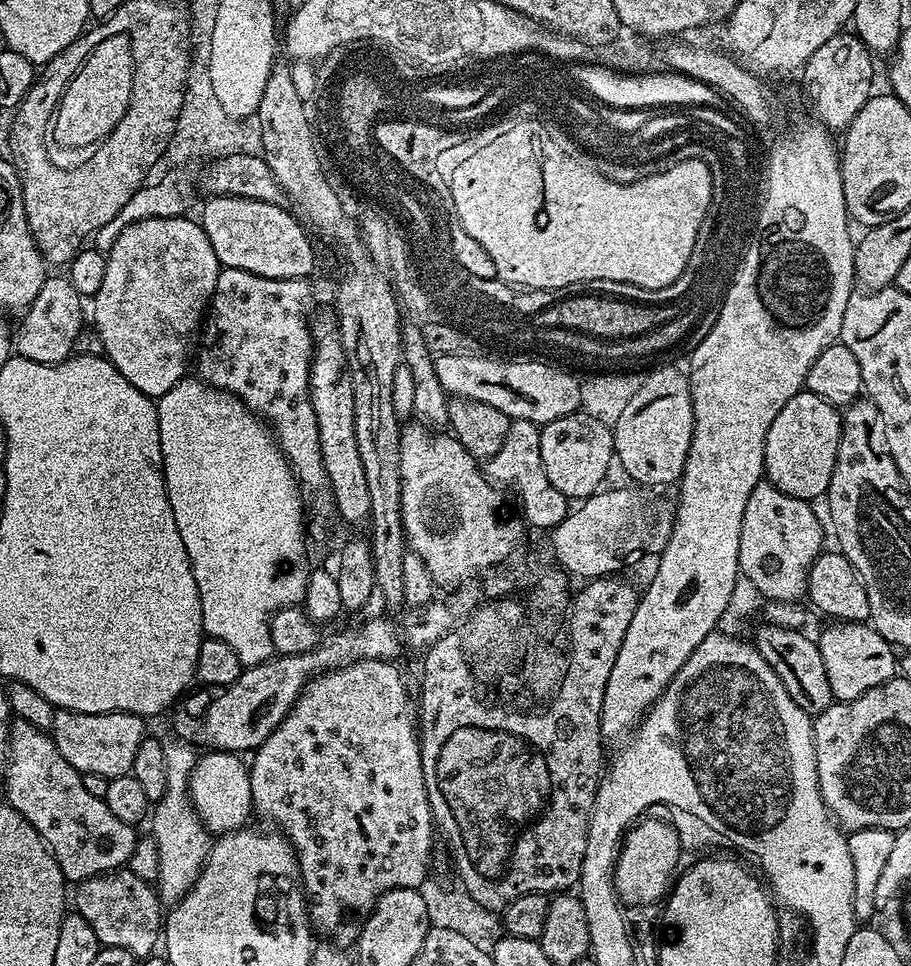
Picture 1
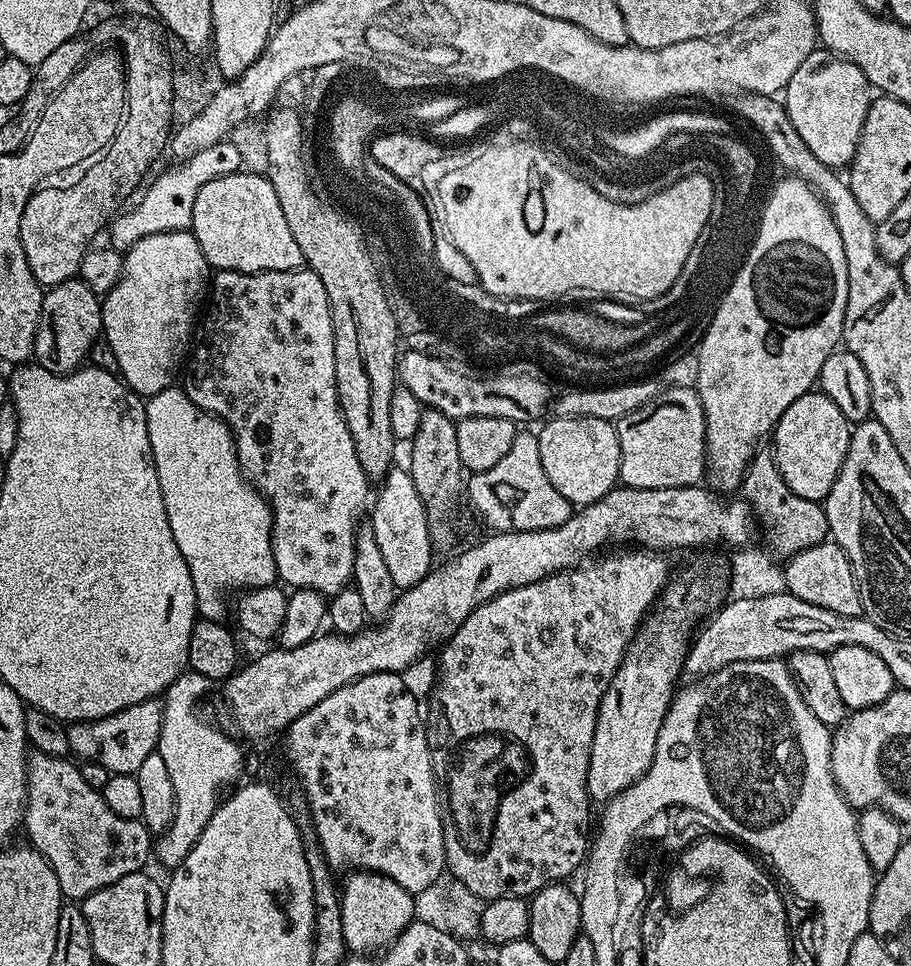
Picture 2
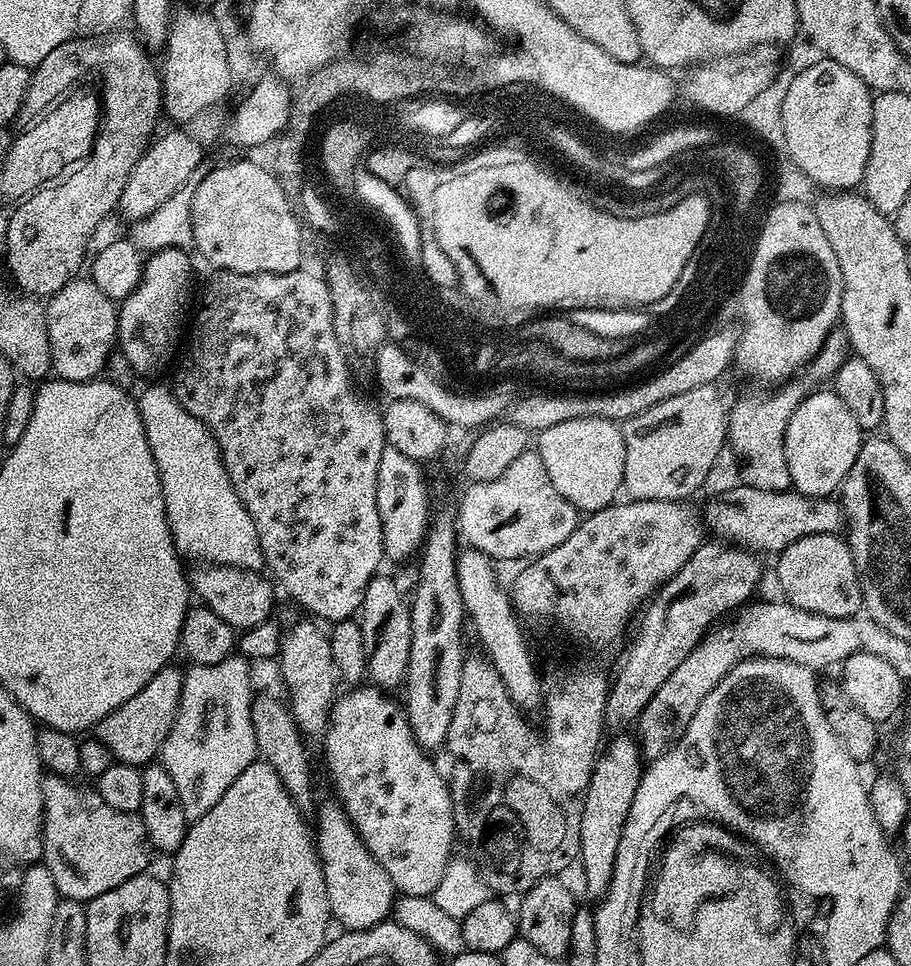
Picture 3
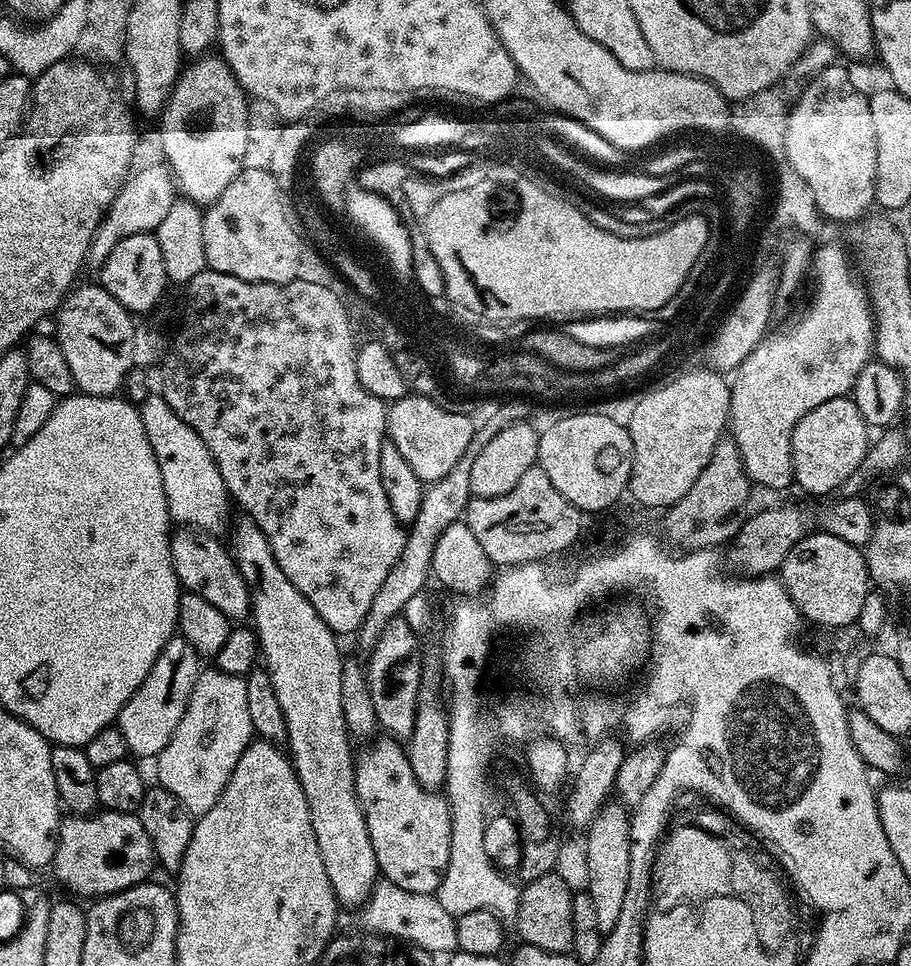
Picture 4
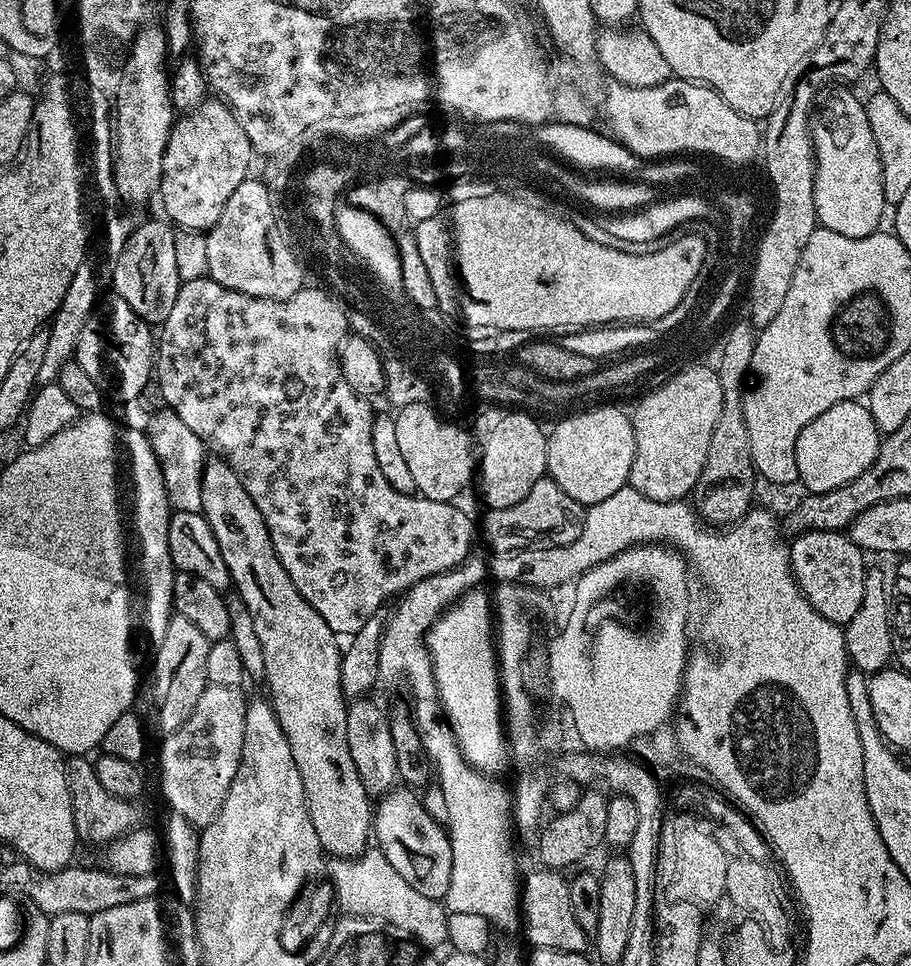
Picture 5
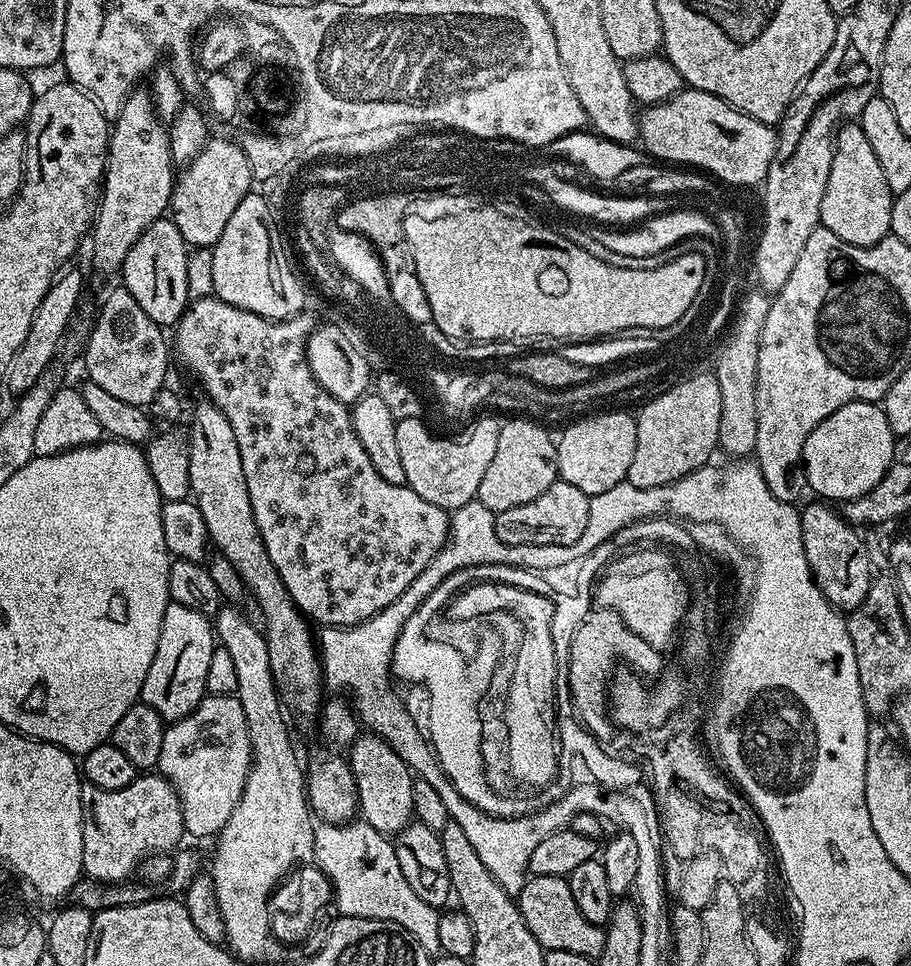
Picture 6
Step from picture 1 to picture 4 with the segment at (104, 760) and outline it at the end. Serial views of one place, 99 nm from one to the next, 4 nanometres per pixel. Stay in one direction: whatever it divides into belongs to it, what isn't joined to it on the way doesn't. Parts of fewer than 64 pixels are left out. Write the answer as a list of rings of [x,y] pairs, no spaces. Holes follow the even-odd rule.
[[[174,634],[170,637],[162,654],[158,654],[150,674],[144,679],[142,686],[138,686],[130,702],[122,706],[118,717],[122,738],[126,738],[126,746],[133,757],[155,758],[168,745],[174,730],[178,730],[178,722],[182,722],[182,714],[186,714],[194,682],[200,677],[201,671],[202,658],[194,650],[194,646],[182,635]]]

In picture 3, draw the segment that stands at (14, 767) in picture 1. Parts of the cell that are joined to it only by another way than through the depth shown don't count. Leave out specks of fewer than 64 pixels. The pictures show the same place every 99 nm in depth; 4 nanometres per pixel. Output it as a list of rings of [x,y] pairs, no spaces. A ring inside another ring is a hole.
[[[47,775],[43,782],[44,822],[41,836],[43,838],[42,857],[46,868],[54,878],[55,888],[61,897],[68,900],[87,902],[113,889],[114,886],[128,881],[134,876],[147,871],[152,847],[148,841],[145,824],[137,813],[114,810],[102,801],[95,789],[80,788],[75,781],[63,776]]]

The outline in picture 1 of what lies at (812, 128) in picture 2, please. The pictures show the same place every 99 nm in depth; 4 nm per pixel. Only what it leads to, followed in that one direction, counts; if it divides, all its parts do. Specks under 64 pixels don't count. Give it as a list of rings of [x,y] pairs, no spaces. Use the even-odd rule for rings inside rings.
[[[841,30],[830,42],[818,46],[814,54],[804,63],[804,96],[812,107],[811,119],[829,130],[847,129],[848,123],[866,106],[868,97],[873,95],[872,75],[876,68],[872,65],[873,53],[869,52],[859,36],[852,30]]]

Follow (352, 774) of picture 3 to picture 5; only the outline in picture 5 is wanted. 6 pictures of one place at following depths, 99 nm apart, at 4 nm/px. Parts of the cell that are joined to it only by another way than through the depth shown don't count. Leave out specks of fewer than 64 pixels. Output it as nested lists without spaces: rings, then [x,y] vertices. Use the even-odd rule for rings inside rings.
[[[407,786],[391,788],[374,804],[371,831],[374,833],[375,847],[386,854],[390,866],[426,898],[443,901],[450,886],[452,869],[452,843],[445,825],[430,818],[421,797]]]

